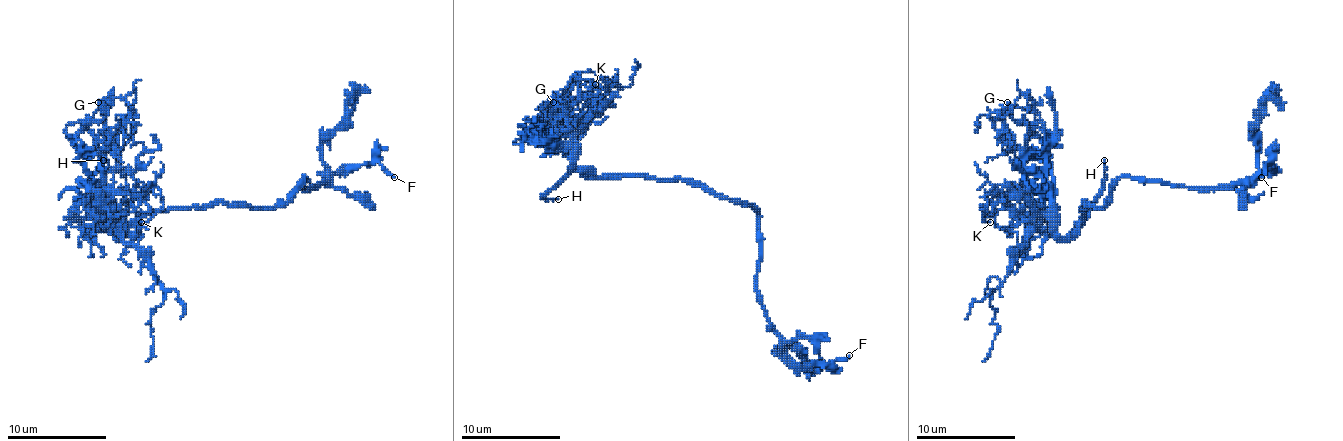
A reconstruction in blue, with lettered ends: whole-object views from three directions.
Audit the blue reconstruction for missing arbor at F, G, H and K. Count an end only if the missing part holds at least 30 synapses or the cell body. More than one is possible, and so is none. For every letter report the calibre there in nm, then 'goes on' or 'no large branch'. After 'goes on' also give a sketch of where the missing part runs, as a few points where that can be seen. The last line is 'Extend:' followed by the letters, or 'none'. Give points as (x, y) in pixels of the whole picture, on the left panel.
F: 170 nm | no large branch
G: 130 nm | no large branch
H: 200 nm | goes on | (103, 160), (250, 132), (297, 177), (292, 192), (325, 229), (322, 262), (270, 267), (178, 299)
K: 70 nm | no large branch
Extend: H

